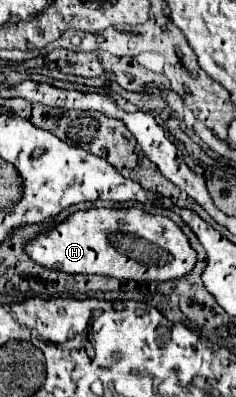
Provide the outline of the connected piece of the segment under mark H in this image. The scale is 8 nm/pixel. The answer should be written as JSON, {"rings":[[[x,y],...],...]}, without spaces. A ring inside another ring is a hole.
{"rings":[[[138,207],[78,211],[46,235],[30,241],[26,253],[36,263],[68,275],[104,275],[136,283],[182,279],[198,261],[198,253],[174,221],[144,213]]]}

